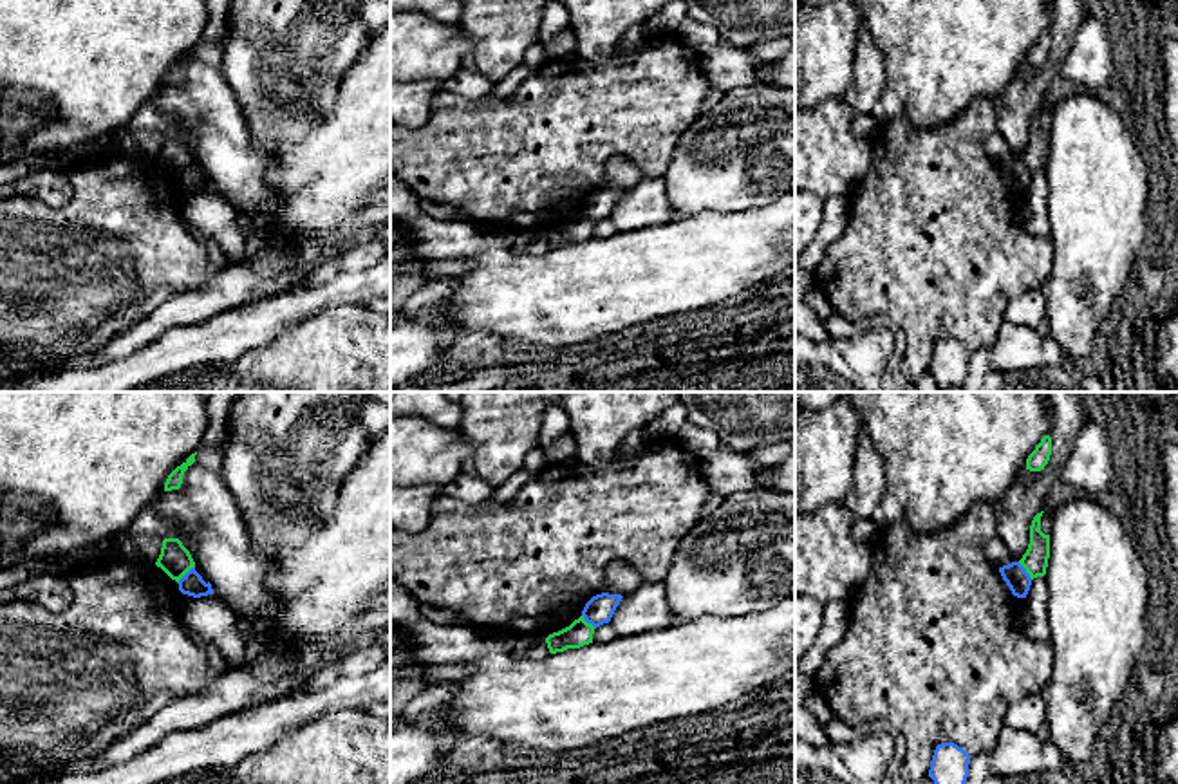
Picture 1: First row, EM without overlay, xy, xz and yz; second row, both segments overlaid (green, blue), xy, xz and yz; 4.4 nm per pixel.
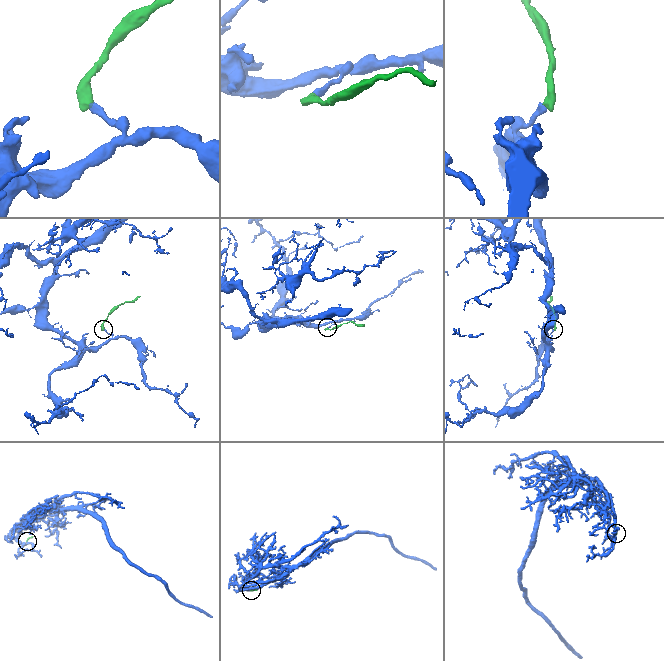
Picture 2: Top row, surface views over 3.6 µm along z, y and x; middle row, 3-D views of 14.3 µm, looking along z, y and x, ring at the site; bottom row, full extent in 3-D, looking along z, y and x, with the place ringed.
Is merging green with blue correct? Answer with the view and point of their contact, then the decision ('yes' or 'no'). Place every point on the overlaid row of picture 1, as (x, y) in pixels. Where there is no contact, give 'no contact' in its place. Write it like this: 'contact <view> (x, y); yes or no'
contact xy (185, 573); no

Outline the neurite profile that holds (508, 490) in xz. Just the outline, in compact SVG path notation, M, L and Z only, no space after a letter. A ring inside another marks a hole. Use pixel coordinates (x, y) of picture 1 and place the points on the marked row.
M522 468L513 477L510 477L504 484L495 486L495 491L491 495L491 502L504 502L517 495L517 491L529 482L533 475Z

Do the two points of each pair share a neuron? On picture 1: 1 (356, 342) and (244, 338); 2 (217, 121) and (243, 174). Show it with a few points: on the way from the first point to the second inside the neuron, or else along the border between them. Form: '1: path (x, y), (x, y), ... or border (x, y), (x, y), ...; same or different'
1: border (309, 317), (235, 360); different
2: path (217, 134), (233, 161); same

